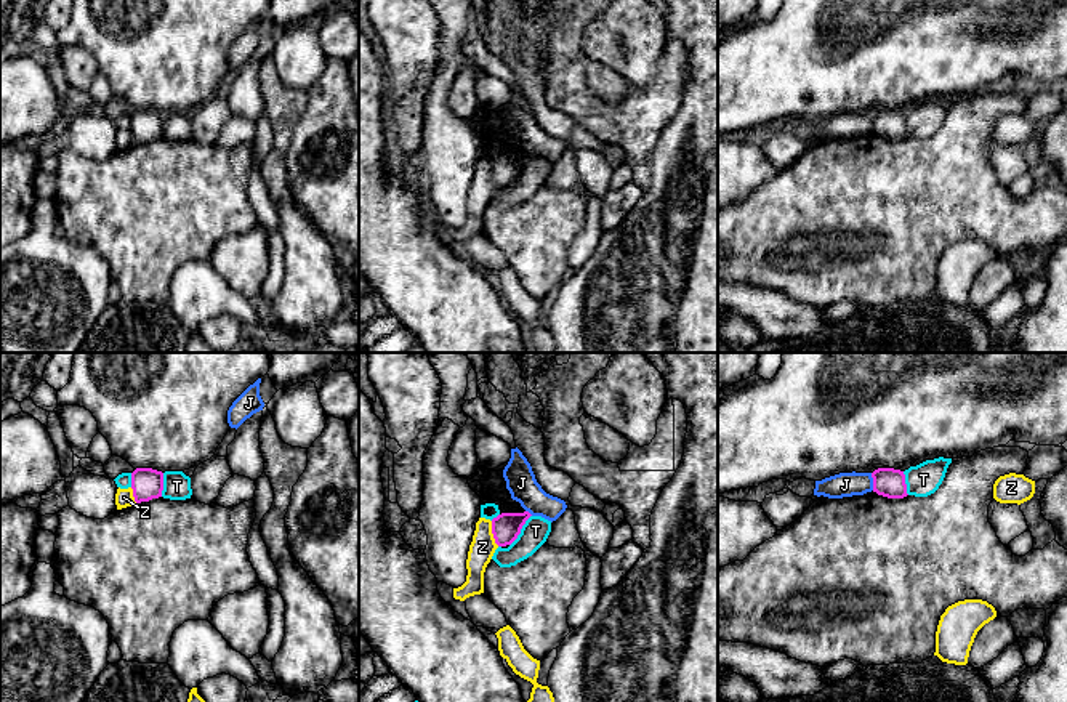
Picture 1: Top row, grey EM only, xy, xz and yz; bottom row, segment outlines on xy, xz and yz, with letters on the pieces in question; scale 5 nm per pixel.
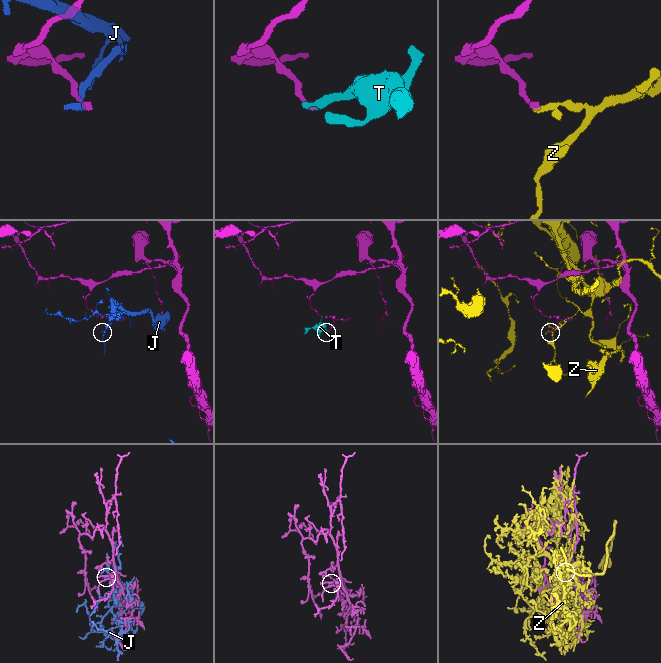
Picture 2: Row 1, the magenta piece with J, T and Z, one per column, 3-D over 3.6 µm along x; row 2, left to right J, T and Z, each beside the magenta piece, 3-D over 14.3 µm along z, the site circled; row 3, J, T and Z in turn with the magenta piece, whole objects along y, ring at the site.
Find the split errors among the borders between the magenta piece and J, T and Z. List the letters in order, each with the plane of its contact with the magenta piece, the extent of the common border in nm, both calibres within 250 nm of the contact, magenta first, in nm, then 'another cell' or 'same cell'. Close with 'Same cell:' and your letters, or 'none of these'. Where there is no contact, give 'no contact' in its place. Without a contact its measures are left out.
J: yz | 90 nm | 150/130 nm | another cell
T: xz | 190 nm | 140/140 nm | another cell
Z: xz | 130 nm | 140/130 nm | another cell
Same cell: none of these

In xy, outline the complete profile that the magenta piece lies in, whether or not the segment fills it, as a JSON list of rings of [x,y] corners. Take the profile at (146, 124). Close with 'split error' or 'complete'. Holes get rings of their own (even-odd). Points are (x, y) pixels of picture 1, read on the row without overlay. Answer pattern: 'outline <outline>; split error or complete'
outline [[[136,109],[131,114],[131,130],[136,144],[162,138],[163,114],[152,109]]]; complete

